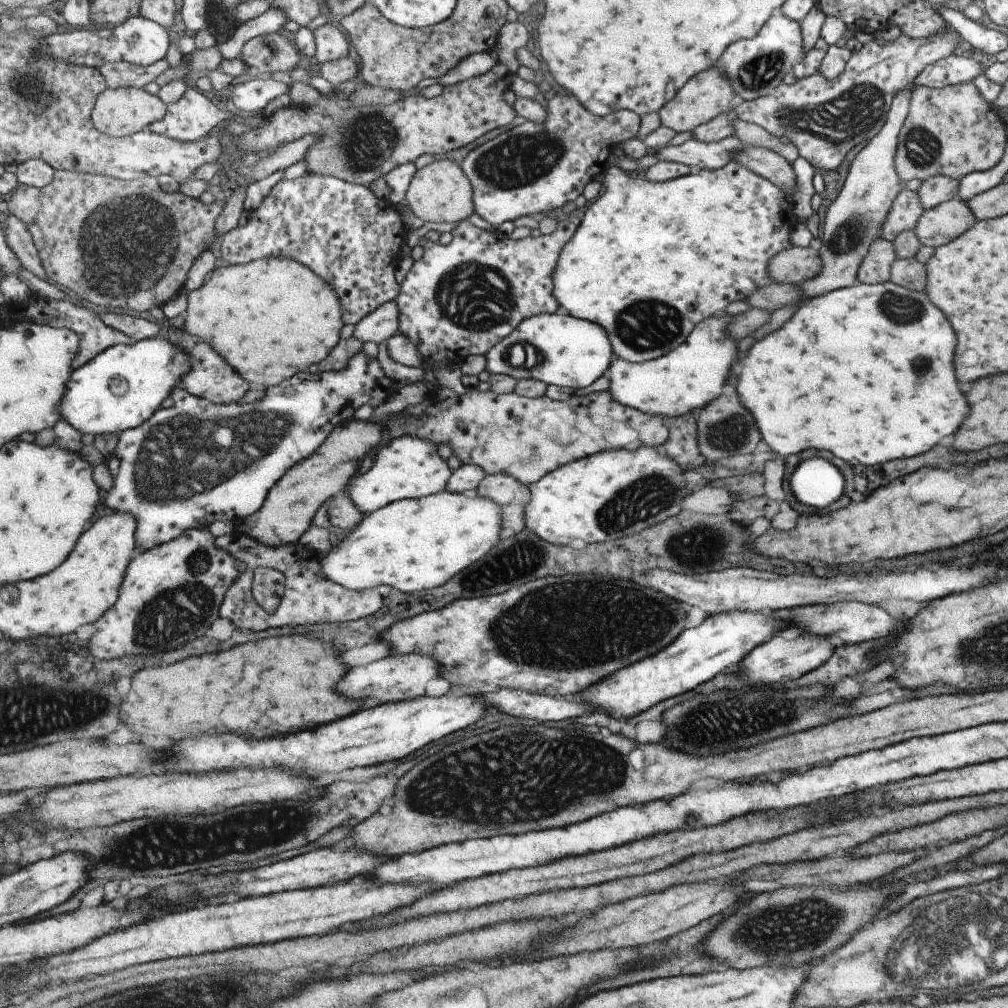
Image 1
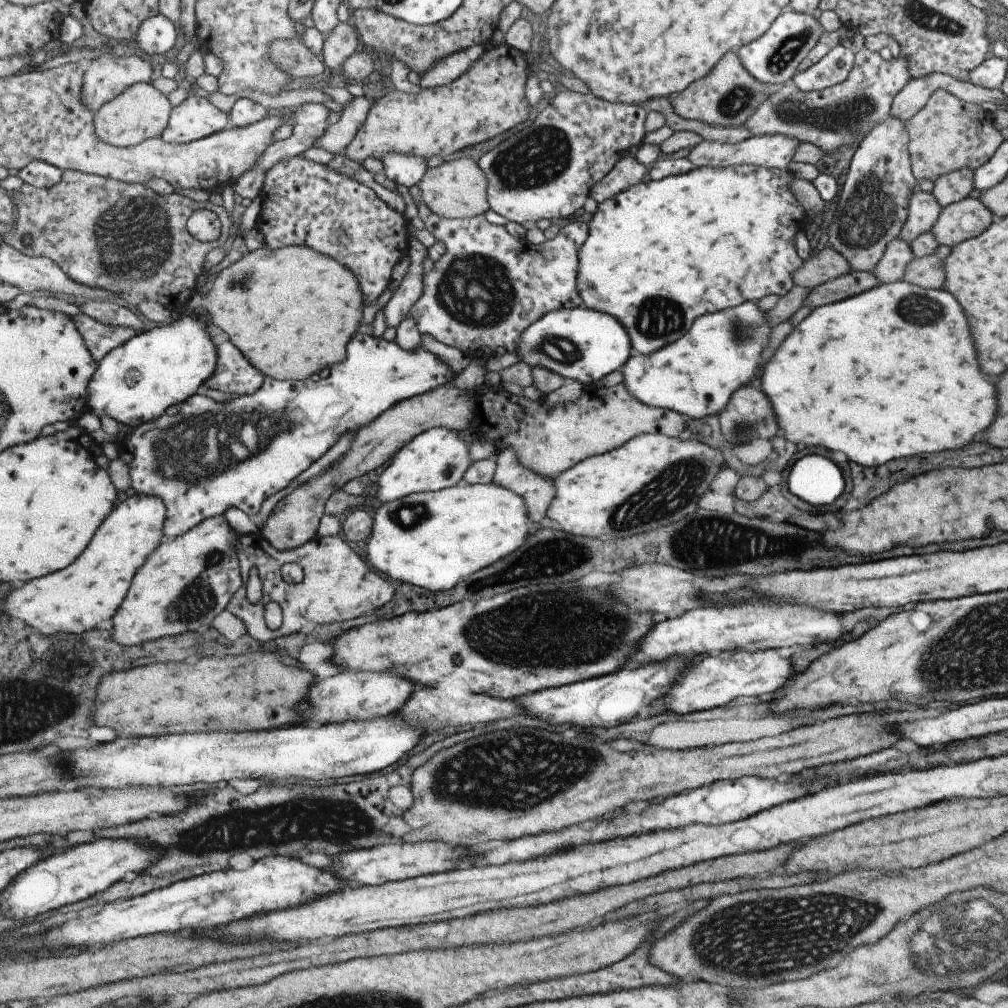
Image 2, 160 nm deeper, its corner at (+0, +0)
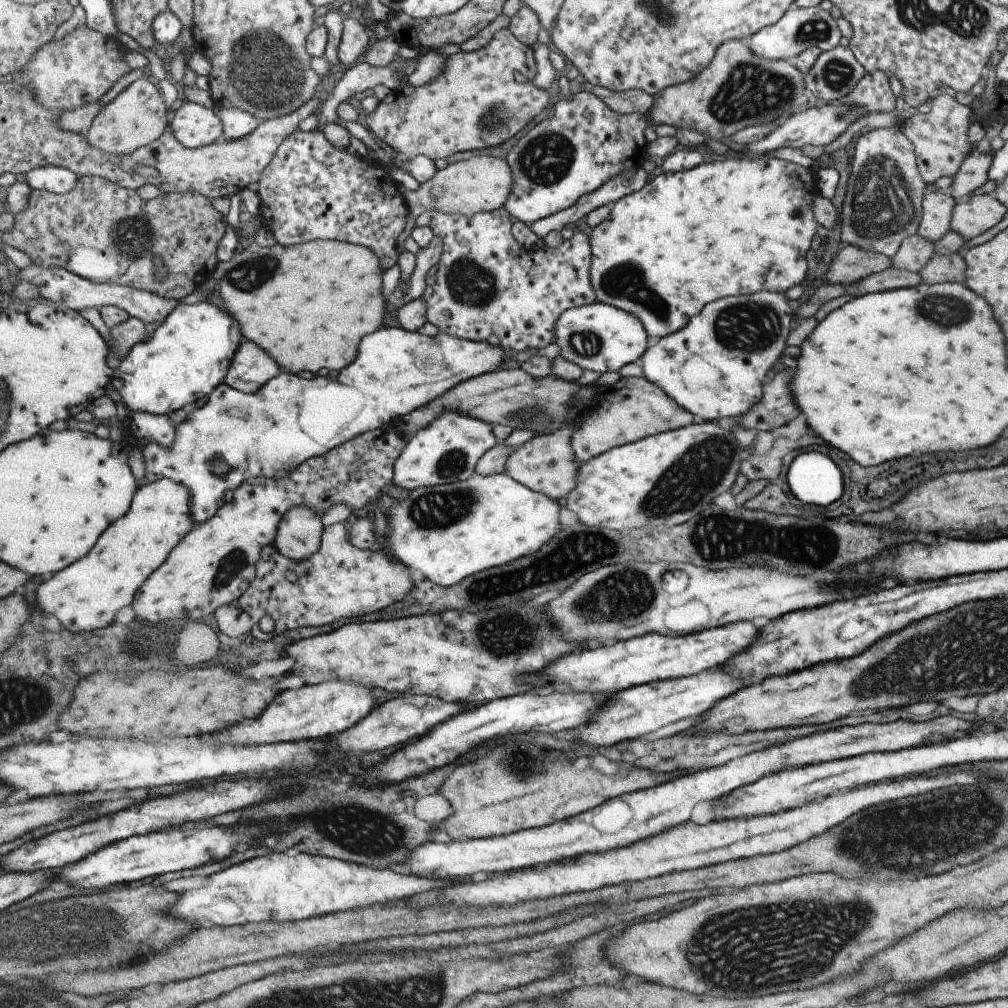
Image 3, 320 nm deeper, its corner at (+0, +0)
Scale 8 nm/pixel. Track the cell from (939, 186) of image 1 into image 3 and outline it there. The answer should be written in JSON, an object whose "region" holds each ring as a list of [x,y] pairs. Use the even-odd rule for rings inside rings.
{"region":[[[971,152],[960,164],[953,176],[953,184],[948,190],[951,196],[959,201],[967,198],[985,184],[992,152]]]}

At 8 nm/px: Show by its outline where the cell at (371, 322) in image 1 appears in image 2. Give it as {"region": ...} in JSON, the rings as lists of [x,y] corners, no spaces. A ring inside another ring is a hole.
{"region":[[[411,236],[408,248],[410,266],[396,293],[388,300],[384,307],[385,325],[398,326],[404,318],[410,316],[411,309],[424,295],[423,264],[427,260],[427,247],[418,238]]]}

